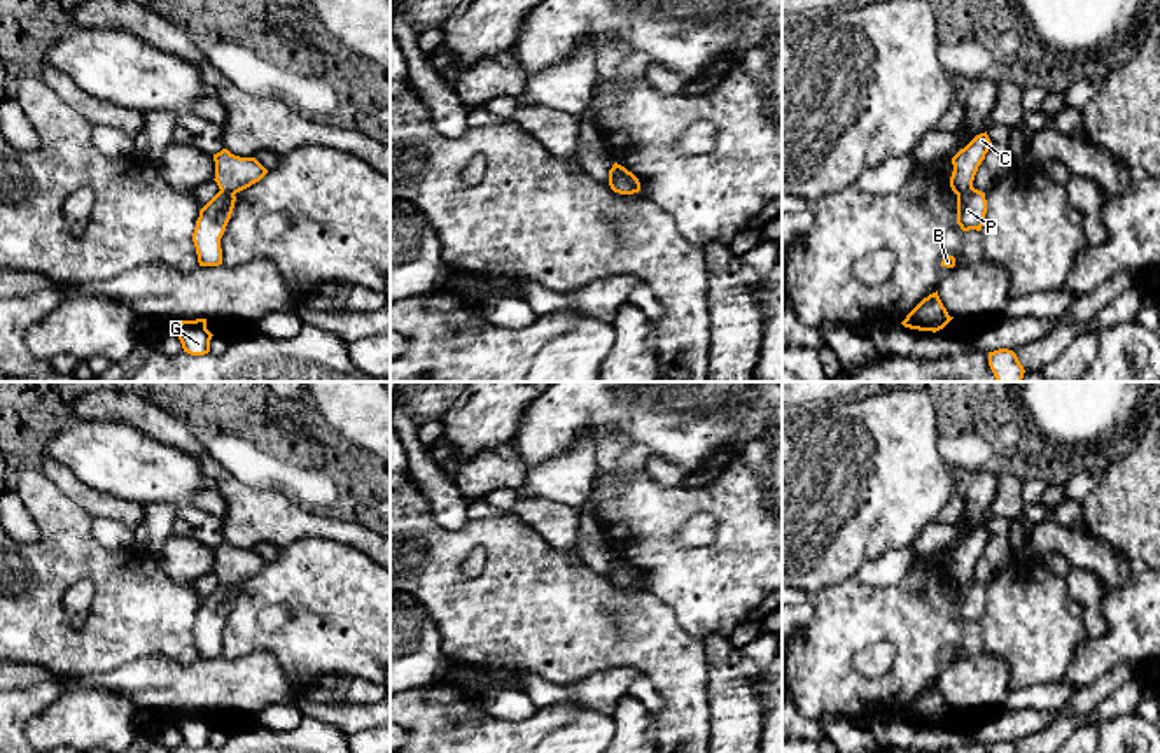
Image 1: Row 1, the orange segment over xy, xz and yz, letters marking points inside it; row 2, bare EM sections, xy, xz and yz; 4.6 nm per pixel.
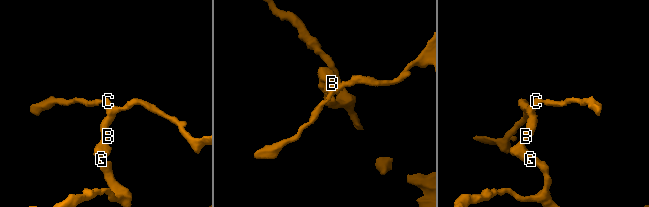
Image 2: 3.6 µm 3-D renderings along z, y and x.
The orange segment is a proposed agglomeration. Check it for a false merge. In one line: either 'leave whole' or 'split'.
split

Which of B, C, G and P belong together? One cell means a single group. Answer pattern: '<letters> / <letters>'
B G P / C

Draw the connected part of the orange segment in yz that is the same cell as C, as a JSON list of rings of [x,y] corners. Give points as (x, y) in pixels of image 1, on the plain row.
[[[987,524],[980,525],[952,550],[954,564],[950,569],[950,580],[955,587],[966,585],[973,580],[975,567],[985,552],[990,536]]]

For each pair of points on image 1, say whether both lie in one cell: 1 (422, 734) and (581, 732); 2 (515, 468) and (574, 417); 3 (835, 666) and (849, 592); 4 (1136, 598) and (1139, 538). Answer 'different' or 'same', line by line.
1: different
2: different
3: same
4: different

